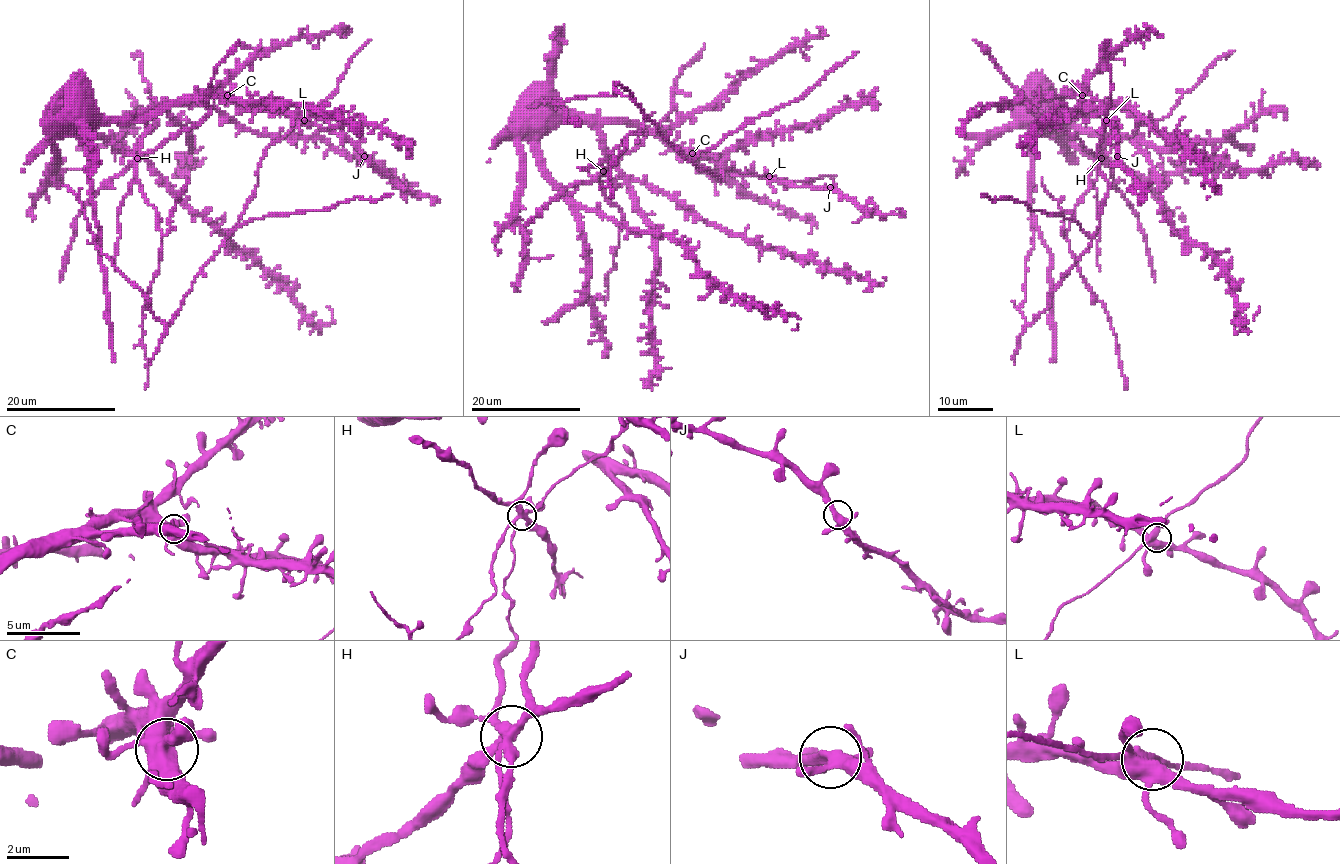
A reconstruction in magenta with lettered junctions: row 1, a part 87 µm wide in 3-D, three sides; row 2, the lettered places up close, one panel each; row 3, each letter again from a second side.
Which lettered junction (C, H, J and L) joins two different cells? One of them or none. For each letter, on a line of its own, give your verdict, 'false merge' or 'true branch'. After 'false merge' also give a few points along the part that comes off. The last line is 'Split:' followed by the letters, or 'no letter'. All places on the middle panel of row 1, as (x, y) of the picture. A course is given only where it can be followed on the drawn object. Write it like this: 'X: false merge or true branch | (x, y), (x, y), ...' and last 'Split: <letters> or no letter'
C: true branch
H: false merge | (603, 171), (632, 150), (674, 106), (673, 84), (680, 70), (705, 44)
J: true branch
L: true branch
Split: H

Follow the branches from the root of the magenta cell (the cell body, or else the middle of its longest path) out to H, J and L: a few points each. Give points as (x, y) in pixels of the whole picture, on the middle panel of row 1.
H: (666, 145), (633, 125), (599, 127), (600, 147), (625, 179), (636, 207), (624, 215), (604, 197), (603, 171)
J: (666, 145), (690, 149), (739, 173), (752, 173), (794, 186), (830, 187)
L: (666, 145), (690, 149), (739, 173), (769, 176)

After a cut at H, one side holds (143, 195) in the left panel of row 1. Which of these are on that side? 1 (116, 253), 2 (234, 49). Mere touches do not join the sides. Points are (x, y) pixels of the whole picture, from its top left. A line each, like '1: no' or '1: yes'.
1: no
2: no

